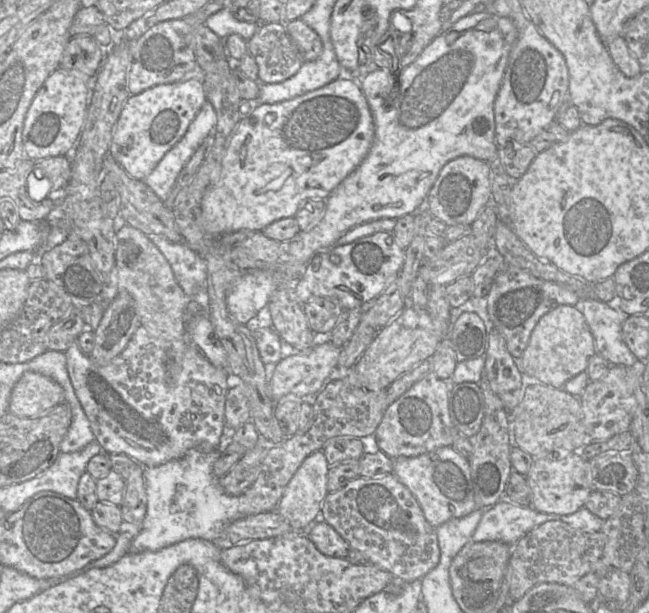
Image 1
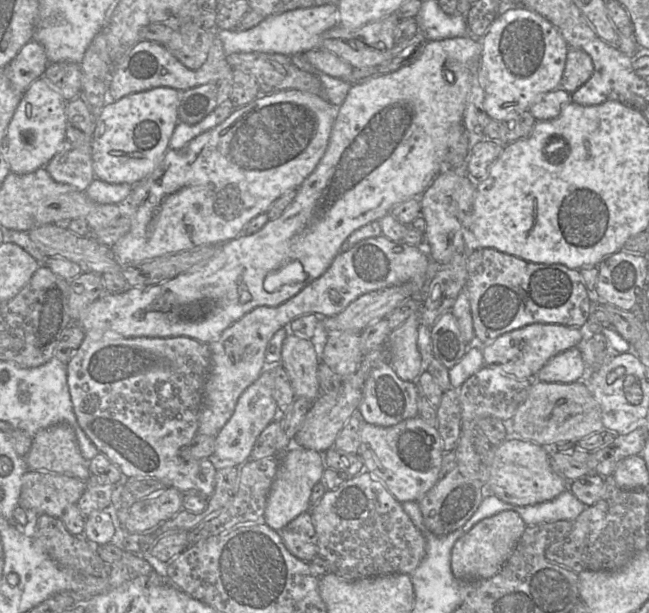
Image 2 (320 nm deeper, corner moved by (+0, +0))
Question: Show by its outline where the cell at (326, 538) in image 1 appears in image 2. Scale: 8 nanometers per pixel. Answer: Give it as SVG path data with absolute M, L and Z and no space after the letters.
M310 511L301 513L279 532L288 551L298 559L309 563L318 555L318 543Z

